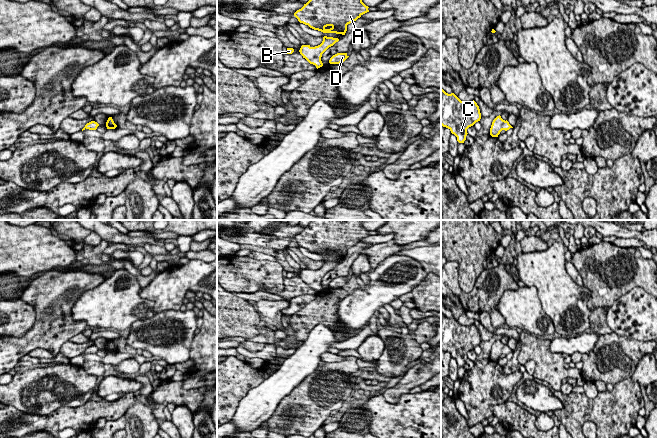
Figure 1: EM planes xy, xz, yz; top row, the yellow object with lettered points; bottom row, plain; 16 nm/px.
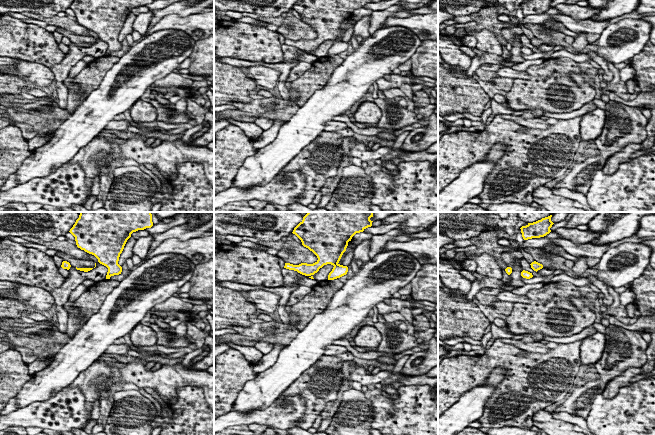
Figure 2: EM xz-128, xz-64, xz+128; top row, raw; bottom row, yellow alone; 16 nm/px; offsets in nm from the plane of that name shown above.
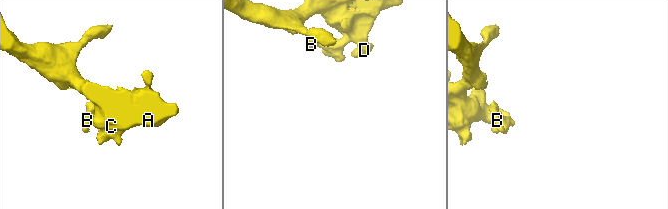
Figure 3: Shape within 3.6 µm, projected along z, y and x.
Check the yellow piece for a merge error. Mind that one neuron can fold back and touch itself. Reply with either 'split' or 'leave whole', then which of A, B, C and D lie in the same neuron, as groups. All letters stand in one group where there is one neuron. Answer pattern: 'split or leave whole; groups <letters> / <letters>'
leave whole; groups A B C D

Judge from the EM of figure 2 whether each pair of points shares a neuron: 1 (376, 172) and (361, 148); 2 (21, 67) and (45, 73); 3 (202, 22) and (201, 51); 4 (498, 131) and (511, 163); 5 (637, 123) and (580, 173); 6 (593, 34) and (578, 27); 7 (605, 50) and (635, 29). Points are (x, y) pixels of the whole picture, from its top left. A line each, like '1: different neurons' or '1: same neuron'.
1: different neurons
2: same neuron
3: different neurons
4: same neuron
5: same neuron
6: same neuron
7: same neuron

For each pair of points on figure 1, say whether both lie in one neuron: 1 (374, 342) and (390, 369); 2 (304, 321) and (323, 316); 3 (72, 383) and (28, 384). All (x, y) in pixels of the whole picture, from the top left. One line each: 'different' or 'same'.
1: different
2: same
3: same

